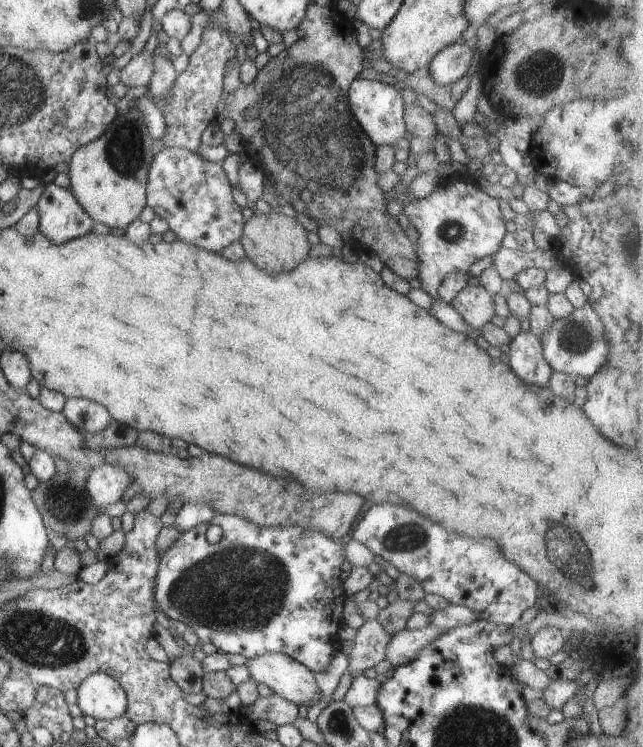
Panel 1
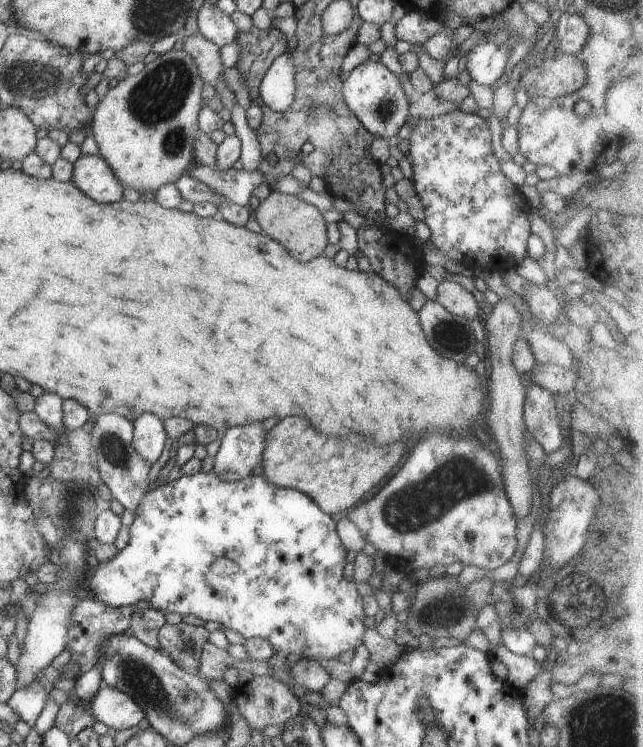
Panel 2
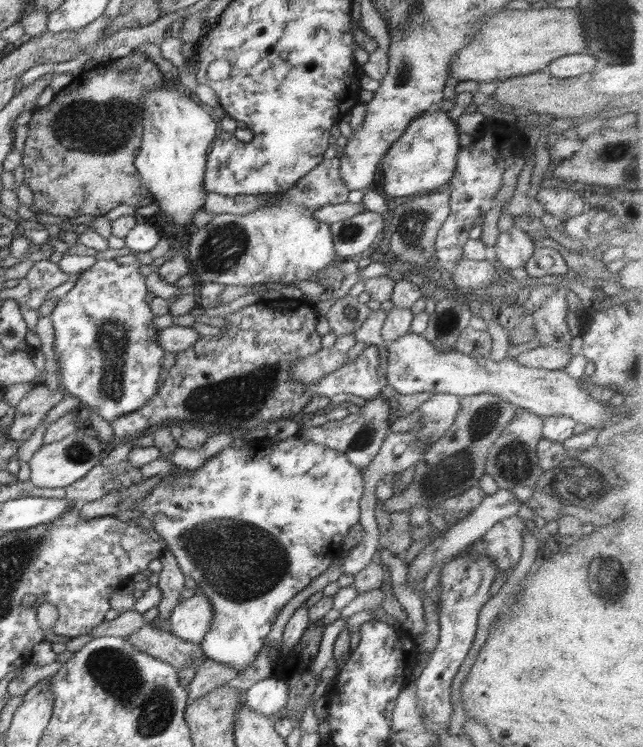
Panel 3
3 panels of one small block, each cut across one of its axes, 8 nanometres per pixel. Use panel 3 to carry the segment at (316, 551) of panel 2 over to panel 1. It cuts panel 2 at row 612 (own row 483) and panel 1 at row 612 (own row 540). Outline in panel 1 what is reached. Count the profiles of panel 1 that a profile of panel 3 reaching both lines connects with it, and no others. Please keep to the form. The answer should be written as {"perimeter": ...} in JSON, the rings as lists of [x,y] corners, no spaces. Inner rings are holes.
{"perimeter":[[[218,513],[212,520],[203,525],[198,525],[192,530],[180,535],[163,555],[160,555],[161,566],[158,567],[155,582],[155,599],[160,610],[165,612],[172,620],[184,622],[196,633],[203,643],[211,642],[218,651],[230,654],[242,654],[247,659],[254,658],[266,653],[284,653],[307,666],[313,673],[328,668],[333,654],[341,648],[342,639],[338,636],[338,630],[344,626],[343,610],[346,601],[346,594],[343,582],[340,580],[340,566],[345,560],[344,545],[339,541],[328,538],[328,535],[320,531],[307,531],[303,527],[292,524],[289,527],[259,527],[248,522],[239,516],[221,515]],[[217,524],[222,528],[223,533],[220,541],[210,544],[206,539],[206,530]]]}

